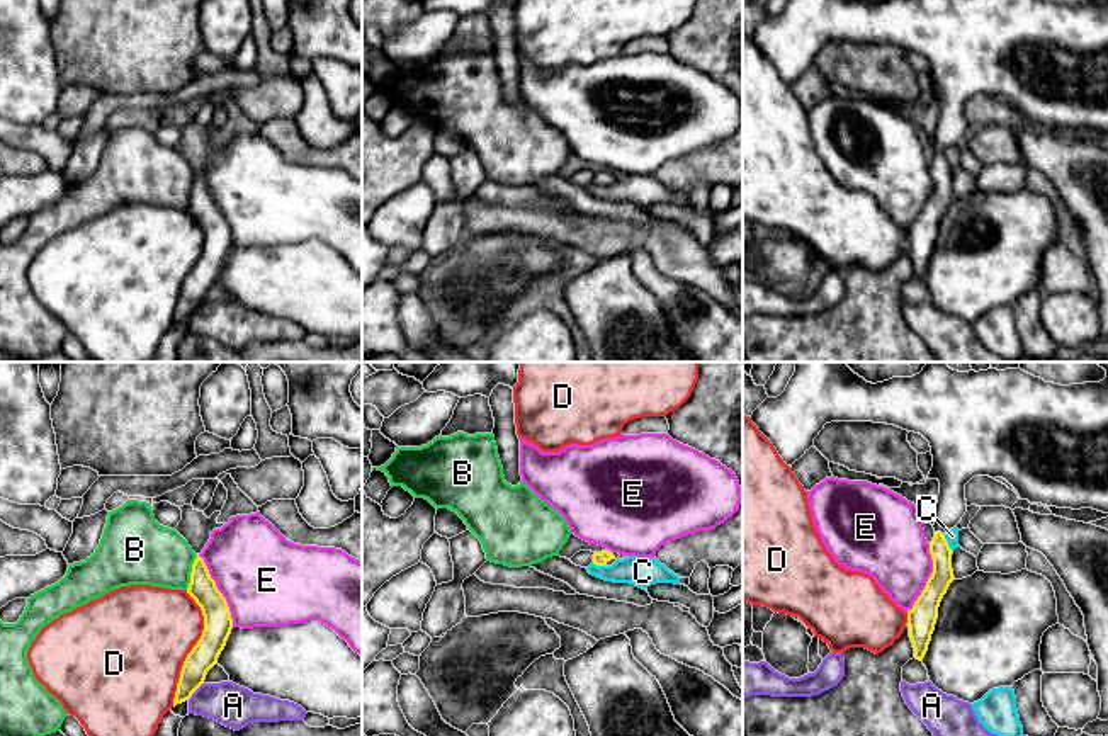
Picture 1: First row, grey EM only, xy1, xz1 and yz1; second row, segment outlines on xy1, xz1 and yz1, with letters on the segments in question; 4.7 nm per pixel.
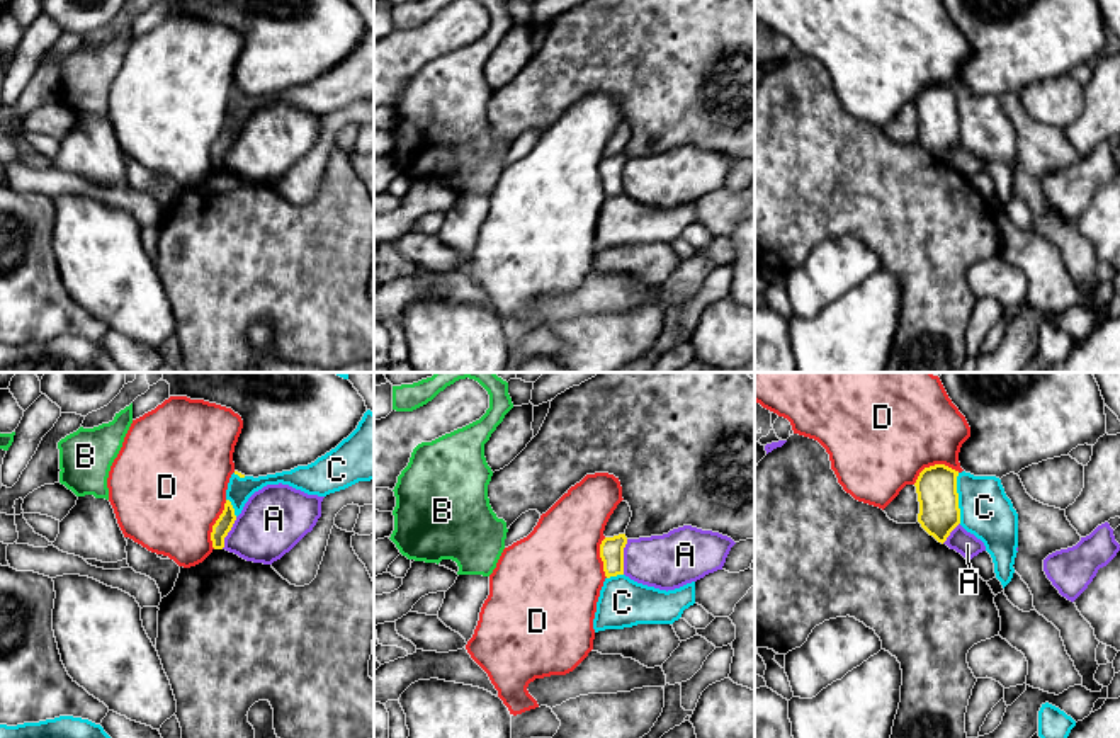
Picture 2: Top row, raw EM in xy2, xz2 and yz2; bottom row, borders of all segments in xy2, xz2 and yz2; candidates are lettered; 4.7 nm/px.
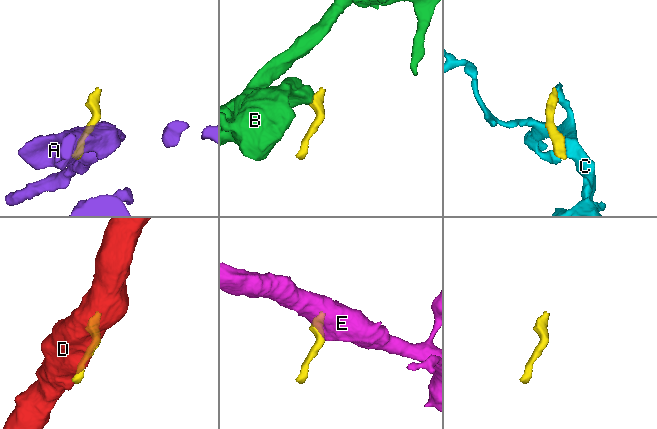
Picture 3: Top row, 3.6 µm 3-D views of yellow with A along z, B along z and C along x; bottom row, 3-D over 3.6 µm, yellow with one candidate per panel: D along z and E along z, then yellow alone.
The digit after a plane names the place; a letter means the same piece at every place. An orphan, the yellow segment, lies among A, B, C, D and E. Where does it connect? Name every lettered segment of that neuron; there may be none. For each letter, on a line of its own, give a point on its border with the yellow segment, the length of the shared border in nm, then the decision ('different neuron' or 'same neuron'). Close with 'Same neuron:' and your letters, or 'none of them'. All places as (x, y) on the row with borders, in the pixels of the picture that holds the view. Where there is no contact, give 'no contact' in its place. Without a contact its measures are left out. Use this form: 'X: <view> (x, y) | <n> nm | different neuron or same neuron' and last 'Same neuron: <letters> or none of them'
A: xz2 (622, 556) | 170 nm | different neuron
B: xy1 (192, 571) | 180 nm | different neuron
C: yz2 (957, 499) | 240 nm | different neuron
D: xy1 (192, 648) | 550 nm | different neuron
E: xy1 (218, 590) | 380 nm | different neuron
Same neuron: none of them

